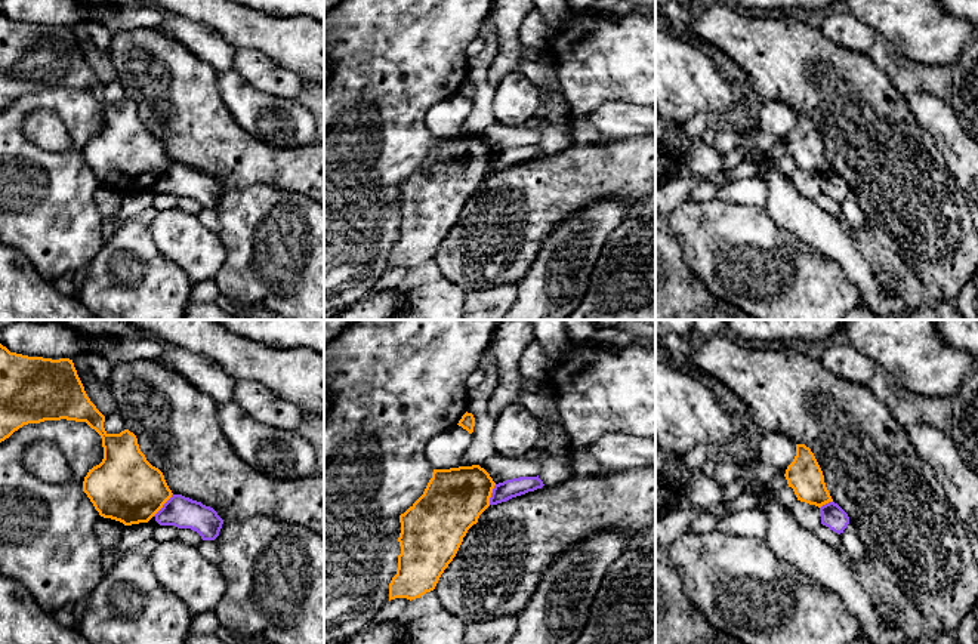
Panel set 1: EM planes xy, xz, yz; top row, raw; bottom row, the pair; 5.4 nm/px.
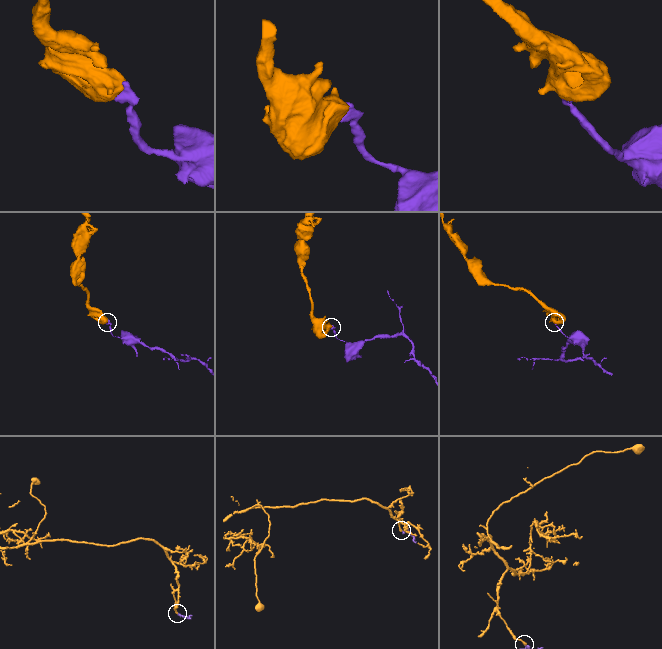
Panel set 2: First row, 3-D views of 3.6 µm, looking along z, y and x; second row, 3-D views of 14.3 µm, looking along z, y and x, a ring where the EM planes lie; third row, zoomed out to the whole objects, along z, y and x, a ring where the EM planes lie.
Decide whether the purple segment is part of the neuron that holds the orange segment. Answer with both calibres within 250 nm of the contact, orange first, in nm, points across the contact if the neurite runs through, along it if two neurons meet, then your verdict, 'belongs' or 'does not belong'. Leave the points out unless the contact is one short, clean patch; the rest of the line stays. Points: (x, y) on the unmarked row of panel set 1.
380 nm thick on the orange side, 170 nm on the other; border along xy (172, 162), (153, 184); does not belong

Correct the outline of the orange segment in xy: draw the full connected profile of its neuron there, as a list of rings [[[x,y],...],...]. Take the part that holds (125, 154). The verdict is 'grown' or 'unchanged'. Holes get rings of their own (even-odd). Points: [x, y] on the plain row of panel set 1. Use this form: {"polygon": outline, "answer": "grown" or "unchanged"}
{"polygon": [[[0,12],[0,111],[24,93],[61,87],[86,90],[102,107],[104,127],[83,150],[83,160],[101,185],[124,194],[148,191],[172,166],[163,141],[146,129],[136,104],[129,98],[120,102],[105,99],[105,84],[87,65],[72,28],[28,25]]], "answer": "unchanged"}

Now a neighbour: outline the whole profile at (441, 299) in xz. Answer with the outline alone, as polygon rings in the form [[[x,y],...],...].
[[[444,277],[407,292],[392,320],[463,320],[466,292]]]

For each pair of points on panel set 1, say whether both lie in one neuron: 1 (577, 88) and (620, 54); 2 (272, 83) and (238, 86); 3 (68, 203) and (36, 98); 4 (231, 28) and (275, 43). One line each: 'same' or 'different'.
1: same
2: different
3: same
4: same

